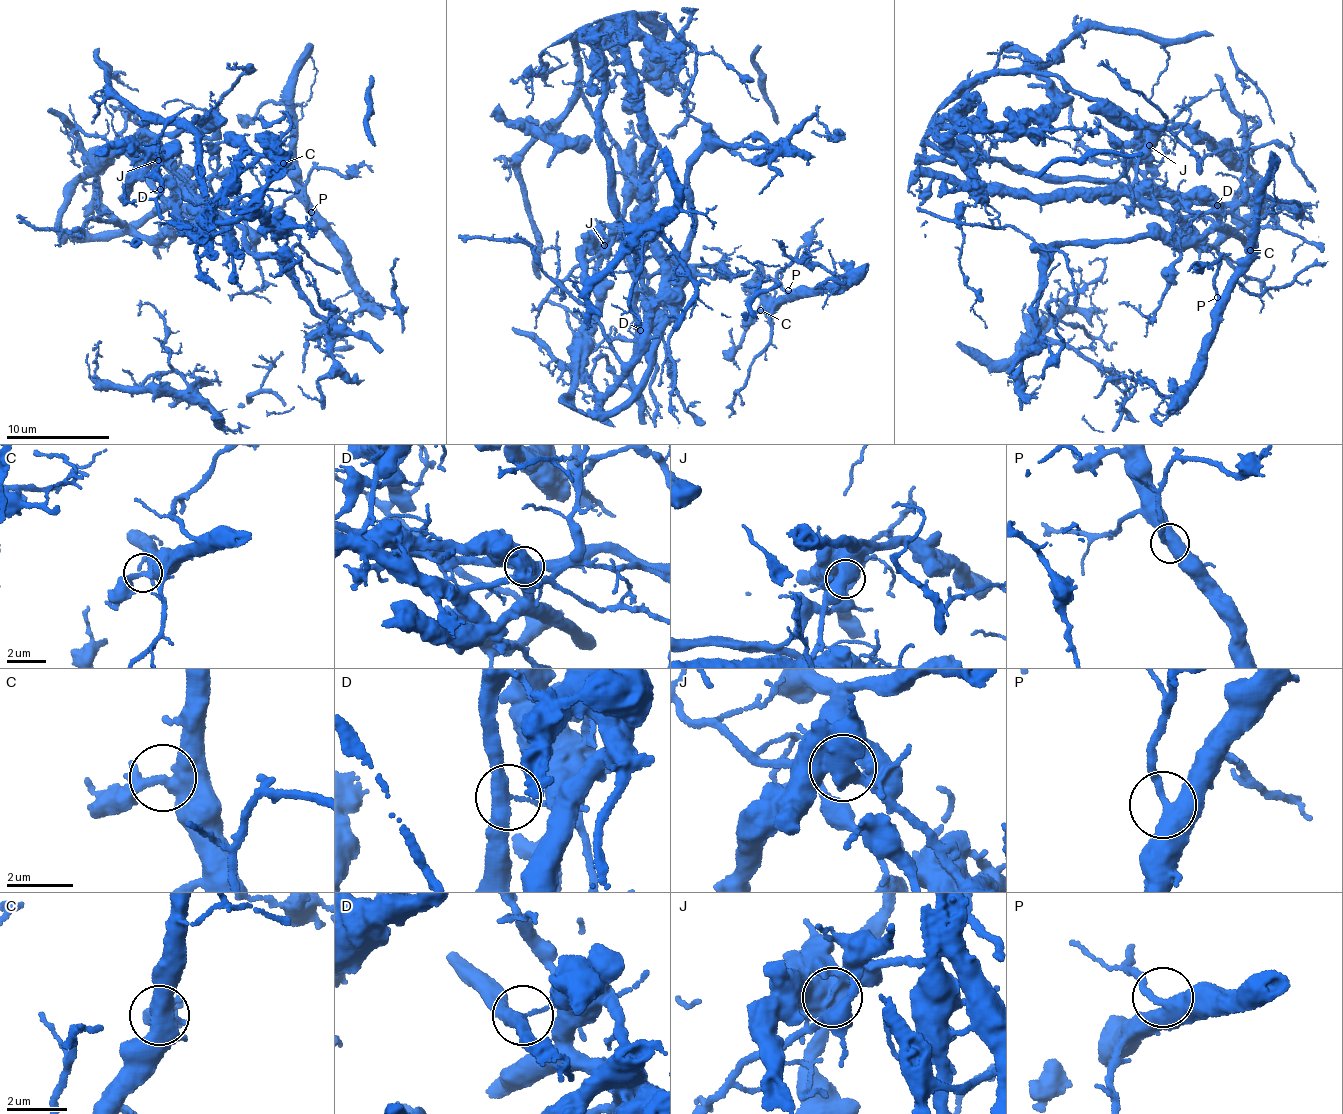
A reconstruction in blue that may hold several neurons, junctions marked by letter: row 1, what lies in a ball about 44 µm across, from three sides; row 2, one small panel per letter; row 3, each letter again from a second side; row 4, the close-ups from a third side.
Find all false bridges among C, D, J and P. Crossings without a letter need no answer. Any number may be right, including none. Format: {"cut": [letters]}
{"cut": ["D", "J"]}

